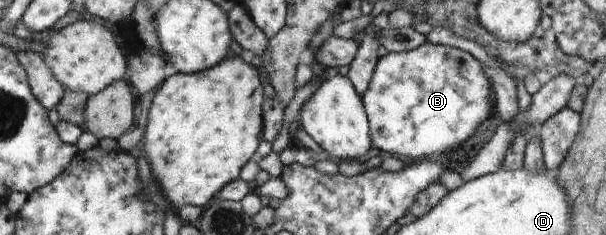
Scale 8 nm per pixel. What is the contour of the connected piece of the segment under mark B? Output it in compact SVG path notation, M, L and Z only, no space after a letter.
M425 42L408 52L389 52L378 60L370 88L362 95L372 124L373 145L387 153L413 157L413 161L445 158L446 154L465 152L467 143L479 127L492 118L496 120L495 89L485 73L486 65L474 55L448 45Z

